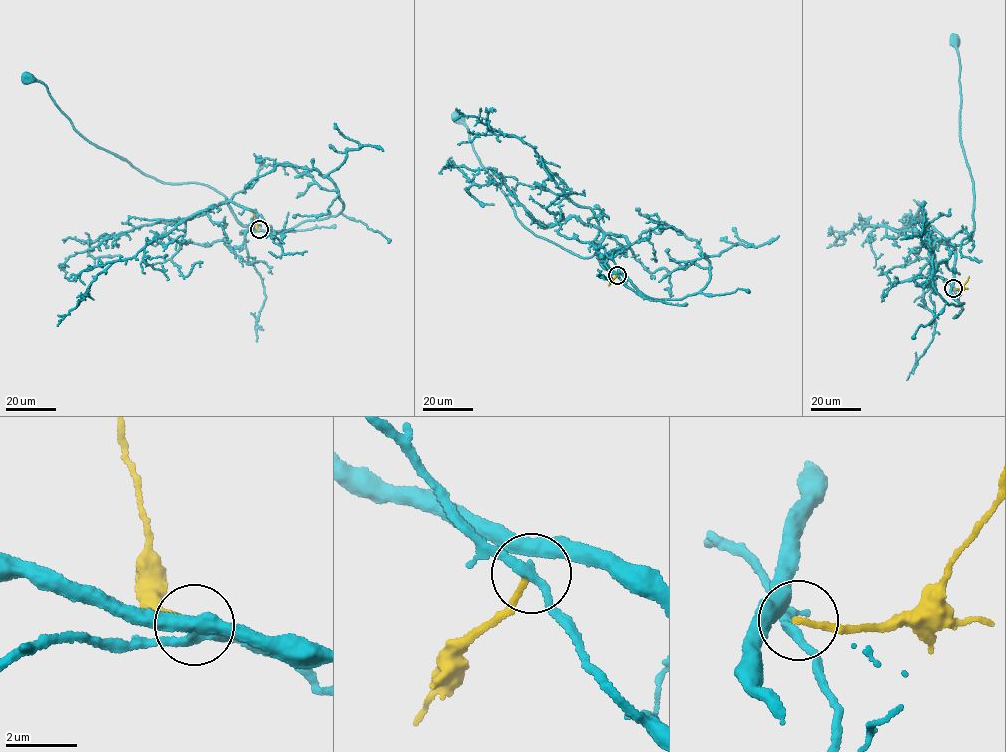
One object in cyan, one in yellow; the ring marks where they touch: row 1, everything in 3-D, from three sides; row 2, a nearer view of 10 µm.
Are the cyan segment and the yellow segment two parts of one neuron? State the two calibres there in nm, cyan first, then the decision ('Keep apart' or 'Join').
Thickness 200 nm (cyan) against 160 nm. Keep apart

